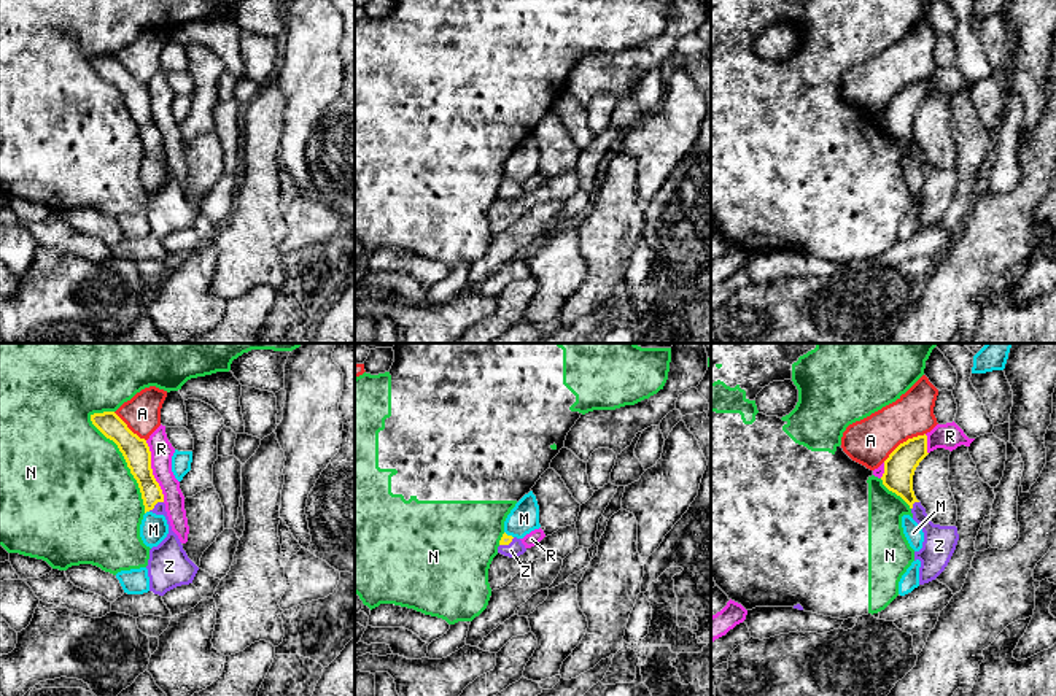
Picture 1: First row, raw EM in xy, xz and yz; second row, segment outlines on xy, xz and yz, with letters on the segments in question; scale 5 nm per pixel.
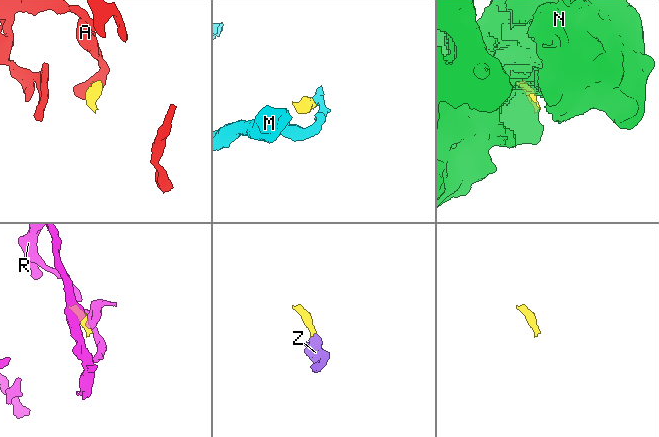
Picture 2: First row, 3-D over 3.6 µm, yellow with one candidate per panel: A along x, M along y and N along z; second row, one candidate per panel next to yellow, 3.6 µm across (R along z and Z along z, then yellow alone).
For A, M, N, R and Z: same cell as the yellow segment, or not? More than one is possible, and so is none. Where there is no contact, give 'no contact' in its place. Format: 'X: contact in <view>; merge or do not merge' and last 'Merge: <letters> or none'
A: contact in yz; do not merge
M: contact in xy; do not merge
N: contact in xy; do not merge
R: contact in xy; do not merge
Z: contact in xy; merge
Merge: Z

